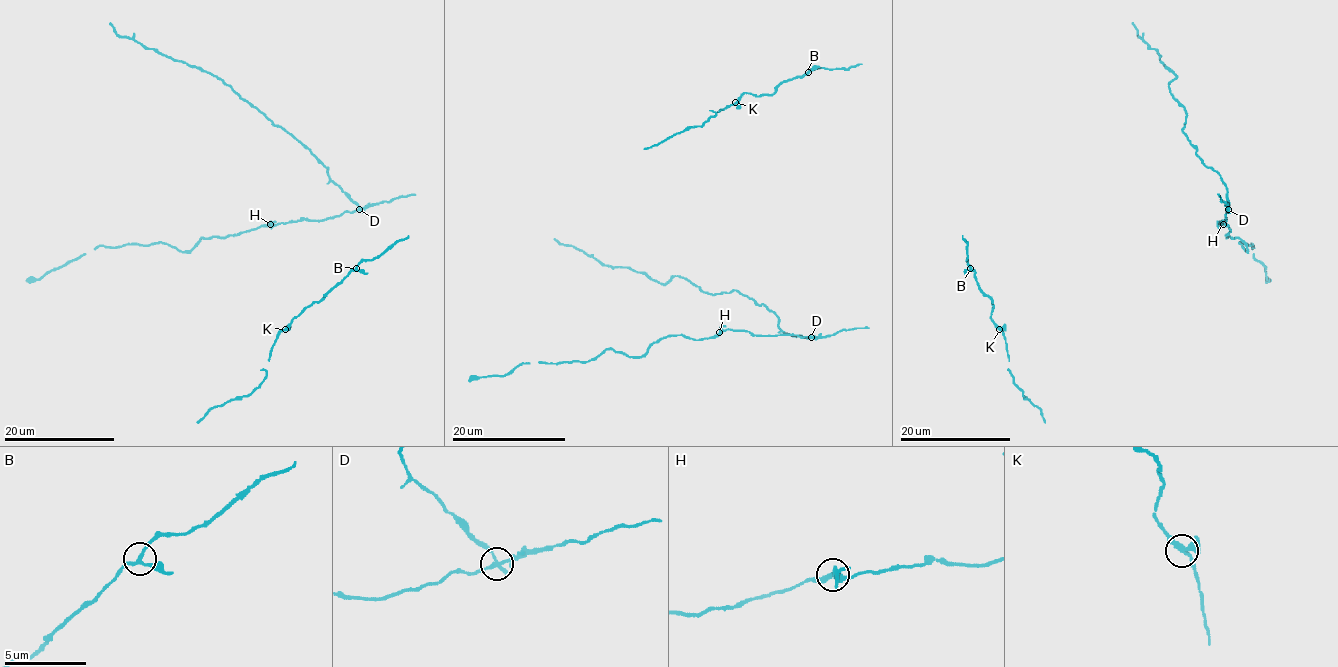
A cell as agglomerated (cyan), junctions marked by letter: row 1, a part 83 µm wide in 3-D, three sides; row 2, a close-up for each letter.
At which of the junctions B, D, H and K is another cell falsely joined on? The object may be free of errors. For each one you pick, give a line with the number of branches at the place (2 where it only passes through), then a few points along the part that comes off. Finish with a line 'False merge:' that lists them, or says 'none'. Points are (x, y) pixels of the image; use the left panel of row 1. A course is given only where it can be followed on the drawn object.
D: Branches: 4. Course of the part to remove: (360, 209), (335, 184), (322, 163), (216, 76), (119, 35), (109, 23)
False merge: D

